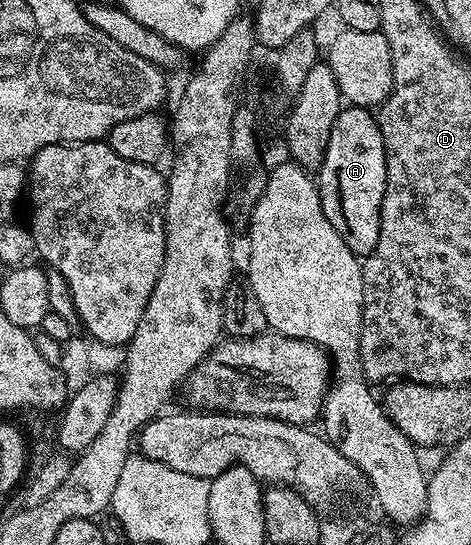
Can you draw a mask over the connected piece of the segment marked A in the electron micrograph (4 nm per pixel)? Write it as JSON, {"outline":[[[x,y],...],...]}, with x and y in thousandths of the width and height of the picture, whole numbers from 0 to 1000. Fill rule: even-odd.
{"outline":[[[754,194],[724,196],[718,217],[701,239],[701,261],[692,261],[688,295],[675,306],[675,343],[679,369],[701,415],[718,422],[718,431],[735,451],[760,472],[779,473],[803,451],[807,428],[807,380],[820,349],[820,275],[811,261],[811,239],[805,218],[783,200]]]}

